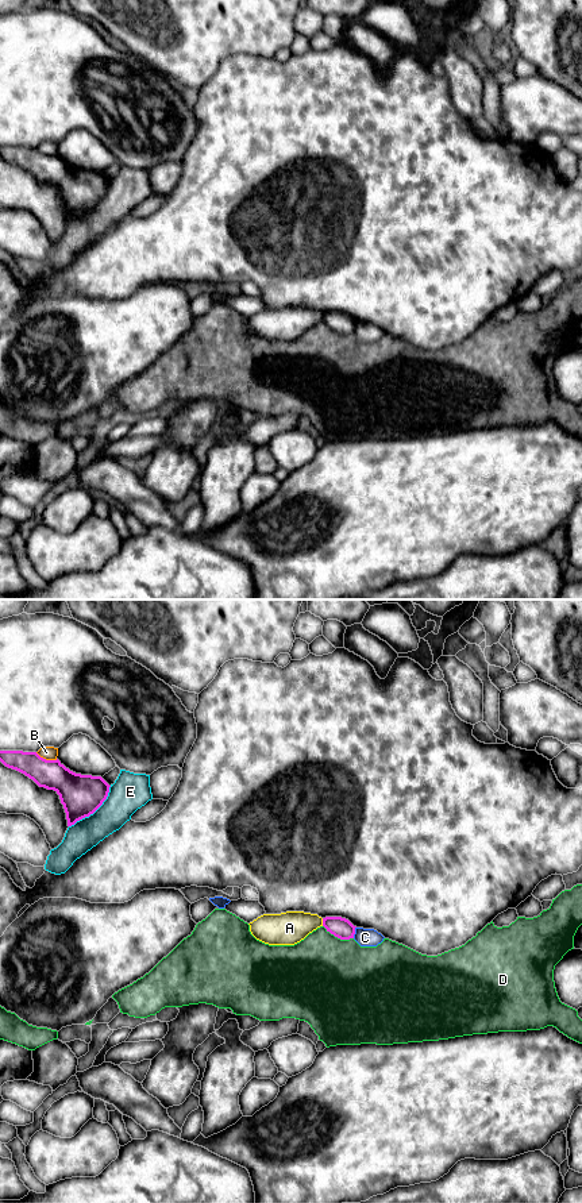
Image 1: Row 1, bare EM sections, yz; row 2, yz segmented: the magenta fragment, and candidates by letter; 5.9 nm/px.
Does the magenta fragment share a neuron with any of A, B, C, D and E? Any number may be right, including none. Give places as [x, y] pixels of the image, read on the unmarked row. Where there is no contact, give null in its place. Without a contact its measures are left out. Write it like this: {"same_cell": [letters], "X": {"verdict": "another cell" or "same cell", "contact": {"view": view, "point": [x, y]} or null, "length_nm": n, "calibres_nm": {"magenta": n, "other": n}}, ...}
{"same_cell": [], "A": {"verdict": "another cell", "contact": {"view": "yz", "point": [323, 317]}, "length_nm": 50, "calibres_nm": {"magenta": 120, "other": 200}}, "B": {"verdict": "another cell", "contact": {"view": "yz", "point": [45, 154]}, "length_nm": 140, "calibres_nm": {"magenta": 190, "other": 80}}, "C": {"verdict": "another cell", "contact": {"view": "yz", "point": [354, 327]}, "length_nm": 70, "calibres_nm": {"magenta": 120, "other": 110}}, "D": {"verdict": "another cell", "contact": {"view": "yz", "point": [338, 332]}, "length_nm": 200, "calibres_nm": {"magenta": 120, "other": 500}}, "E": {"verdict": "another cell", "contact": {"view": "yz", "point": [93, 207]}, "length_nm": 360, "calibres_nm": {"magenta": 240, "other": 220}}}

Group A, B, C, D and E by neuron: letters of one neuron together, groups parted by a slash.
A / B / C / D / E

